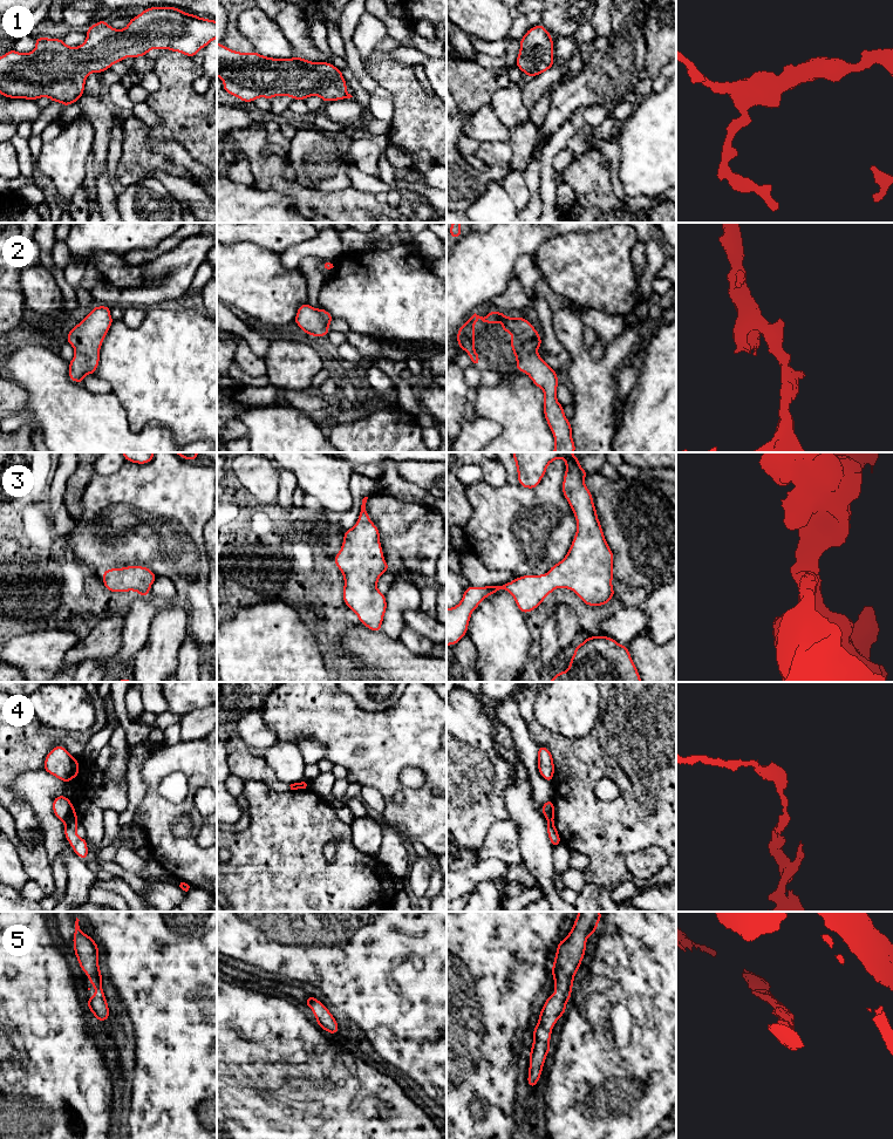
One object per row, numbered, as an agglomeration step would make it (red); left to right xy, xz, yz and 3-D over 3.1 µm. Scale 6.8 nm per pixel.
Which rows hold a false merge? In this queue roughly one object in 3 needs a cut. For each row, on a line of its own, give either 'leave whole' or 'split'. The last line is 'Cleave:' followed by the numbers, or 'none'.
1: leave whole
2: leave whole
3: leave whole
4: split
5: leave whole
Cleave: 4

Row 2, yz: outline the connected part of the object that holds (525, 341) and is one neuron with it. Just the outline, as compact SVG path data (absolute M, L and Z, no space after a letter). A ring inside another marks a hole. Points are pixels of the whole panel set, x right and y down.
M491 311L486 316L476 313L457 330L457 345L469 354L472 364L479 366L479 354L475 352L475 325L480 319L489 325L502 322L500 330L512 335L509 345L517 360L516 369L527 374L531 381L544 391L544 415L553 432L553 452L574 452L572 425L564 414L564 407L557 401L558 375L540 357L537 349L541 347L541 336L525 318L505 316L503 312Z

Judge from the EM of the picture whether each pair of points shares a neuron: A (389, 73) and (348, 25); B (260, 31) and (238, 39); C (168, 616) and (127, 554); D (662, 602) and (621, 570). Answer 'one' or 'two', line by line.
A: two
B: two
C: two
D: two

